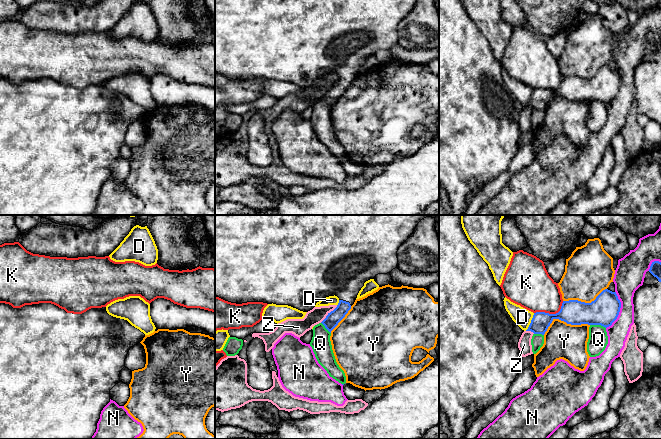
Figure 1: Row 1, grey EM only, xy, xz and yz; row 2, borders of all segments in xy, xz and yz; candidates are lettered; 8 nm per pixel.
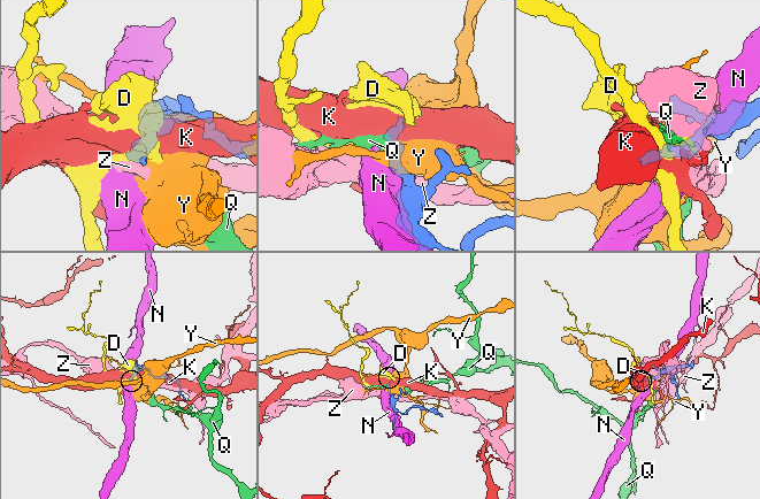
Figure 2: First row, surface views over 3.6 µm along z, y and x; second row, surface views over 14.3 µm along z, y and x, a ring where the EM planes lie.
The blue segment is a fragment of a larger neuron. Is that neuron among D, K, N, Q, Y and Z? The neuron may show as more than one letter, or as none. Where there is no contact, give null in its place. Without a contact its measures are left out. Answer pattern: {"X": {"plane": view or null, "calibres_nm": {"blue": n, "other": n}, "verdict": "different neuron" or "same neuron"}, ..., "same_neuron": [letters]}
{"D": {"plane": "yz", "calibres_nm": {"blue": 150, "other": 150}, "verdict": "different neuron"}, "K": {"plane": "yz", "calibres_nm": {"blue": 200, "other": 340}, "verdict": "different neuron"}, "N": {"plane": "yz", "calibres_nm": {"blue": 240, "other": 220}, "verdict": "different neuron"}, "Q": {"plane": "yz", "calibres_nm": {"blue": 240, "other": 160}, "verdict": "different neuron"}, "Y": {"plane": "yz", "calibres_nm": {"blue": 200, "other": 280}, "verdict": "different neuron"}, "Z": {"plane": "xz", "calibres_nm": {"blue": 110, "other": 130}, "verdict": "different neuron"}, "same_neuron": []}

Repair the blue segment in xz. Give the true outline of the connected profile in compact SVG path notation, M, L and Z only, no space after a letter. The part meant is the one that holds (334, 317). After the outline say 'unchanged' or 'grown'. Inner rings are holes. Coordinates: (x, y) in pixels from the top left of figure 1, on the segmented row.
M215 215L215 297L225 301L242 304L247 302L263 302L267 304L288 305L303 312L312 310L316 303L329 296L337 296L337 307L328 313L321 322L331 331L345 317L354 304L364 283L378 274L390 273L397 267L397 251L414 232L418 223L437 215Z; grown

